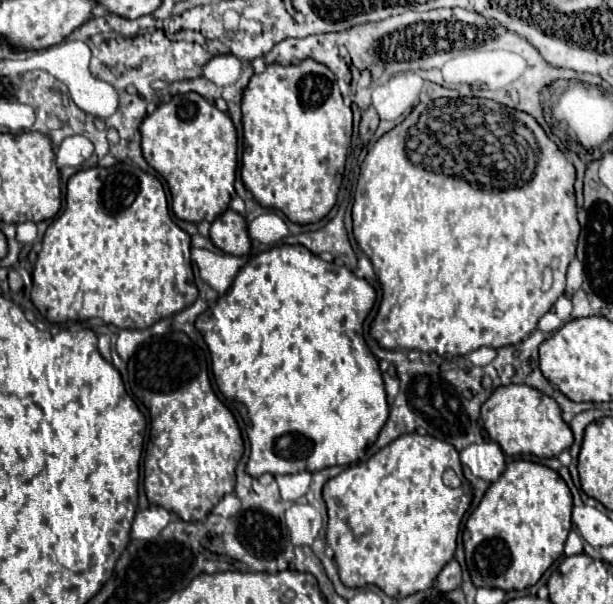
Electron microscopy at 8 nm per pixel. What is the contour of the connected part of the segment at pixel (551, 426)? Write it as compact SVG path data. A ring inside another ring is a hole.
M525 384L499 386L481 406L481 420L489 438L501 444L501 450L509 456L533 454L537 458L553 458L563 450L569 450L573 444L573 432L563 422L559 404Z

